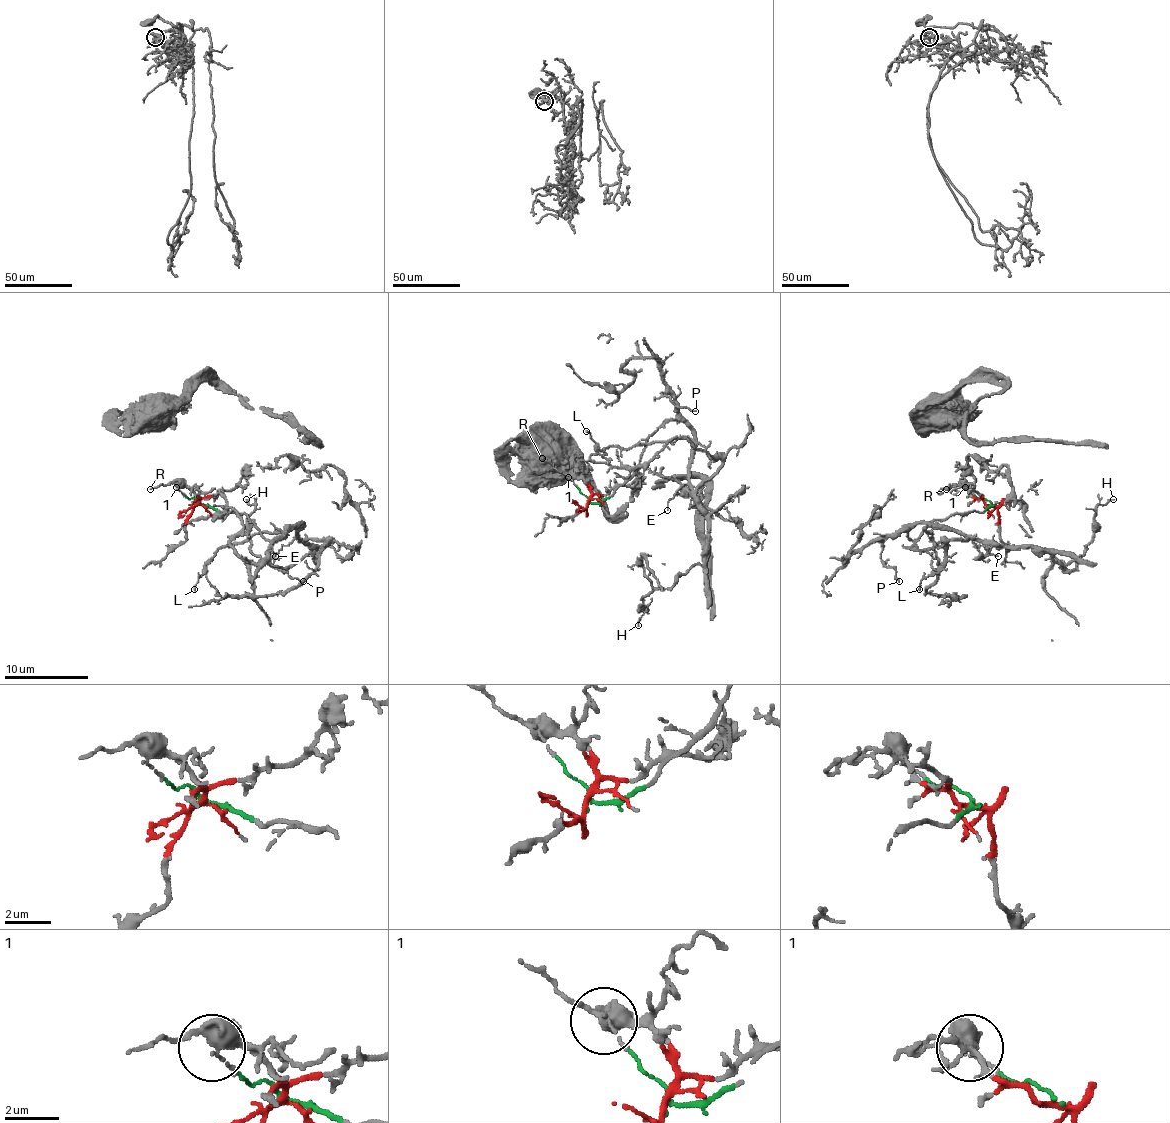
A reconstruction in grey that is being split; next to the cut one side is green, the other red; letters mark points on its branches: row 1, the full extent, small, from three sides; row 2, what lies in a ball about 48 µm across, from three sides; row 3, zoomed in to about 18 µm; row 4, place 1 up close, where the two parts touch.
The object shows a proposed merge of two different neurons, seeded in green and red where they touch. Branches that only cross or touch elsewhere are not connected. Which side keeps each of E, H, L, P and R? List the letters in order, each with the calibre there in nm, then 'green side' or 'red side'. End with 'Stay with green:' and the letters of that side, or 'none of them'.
E: 110 nm thick; green side
H: 120 nm thick; green side
L: 110 nm thick; green side
P: 110 nm thick; green side
R: 120 nm thick; red side
Stay with green: E, H, L, P

